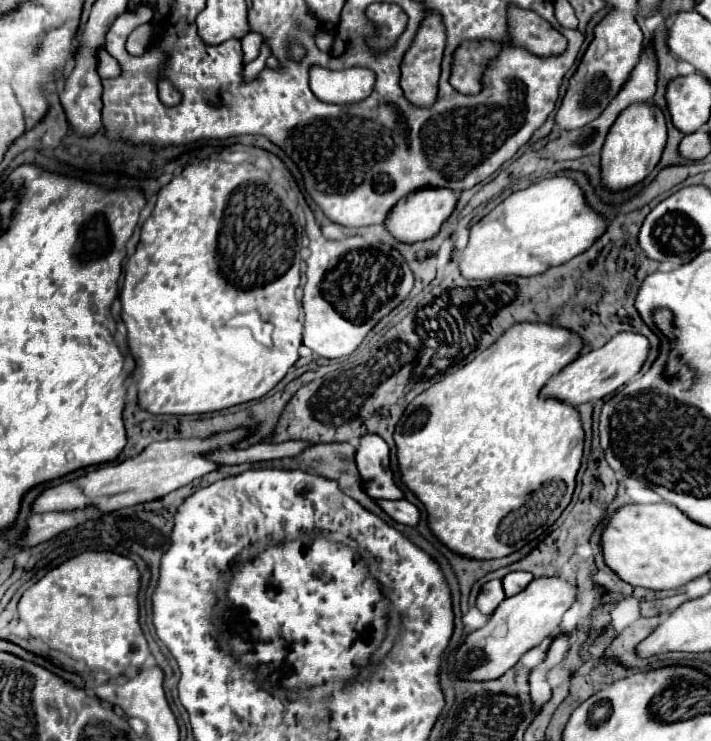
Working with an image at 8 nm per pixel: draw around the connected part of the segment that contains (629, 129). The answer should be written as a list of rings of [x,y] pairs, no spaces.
[[[645,103],[627,107],[617,117],[615,125],[611,125],[605,145],[601,149],[601,161],[599,161],[601,185],[607,191],[617,193],[641,183],[657,167],[661,153],[665,149],[665,141],[667,141],[667,127],[665,127],[665,115],[661,113],[661,109]]]

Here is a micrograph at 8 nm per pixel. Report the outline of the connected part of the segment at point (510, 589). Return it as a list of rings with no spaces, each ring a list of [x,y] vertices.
[[[517,571],[517,573],[505,575],[505,577],[503,577],[505,595],[507,595],[507,597],[517,595],[517,593],[523,591],[531,581],[533,581],[533,575],[531,575],[531,573],[525,573],[525,571]]]

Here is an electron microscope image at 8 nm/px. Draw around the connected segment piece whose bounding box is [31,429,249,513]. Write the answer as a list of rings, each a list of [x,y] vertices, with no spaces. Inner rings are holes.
[[[237,429],[229,433],[213,435],[207,441],[201,439],[169,439],[151,443],[143,453],[137,457],[125,459],[117,465],[107,465],[97,471],[91,471],[83,477],[77,477],[73,481],[65,481],[59,485],[51,485],[41,491],[41,495],[33,501],[31,513],[47,513],[47,511],[77,511],[85,507],[95,507],[101,513],[109,513],[115,509],[131,507],[145,501],[155,501],[165,497],[167,493],[191,483],[197,477],[203,477],[205,473],[217,469],[215,463],[207,461],[203,453],[211,449],[227,449],[235,441],[241,441],[249,435],[249,429]]]

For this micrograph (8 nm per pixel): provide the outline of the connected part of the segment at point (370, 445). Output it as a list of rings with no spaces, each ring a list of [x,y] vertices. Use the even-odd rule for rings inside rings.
[[[367,433],[365,437],[361,437],[359,447],[355,451],[355,463],[363,479],[363,489],[371,499],[403,497],[389,469],[389,447],[381,437],[373,433]]]

